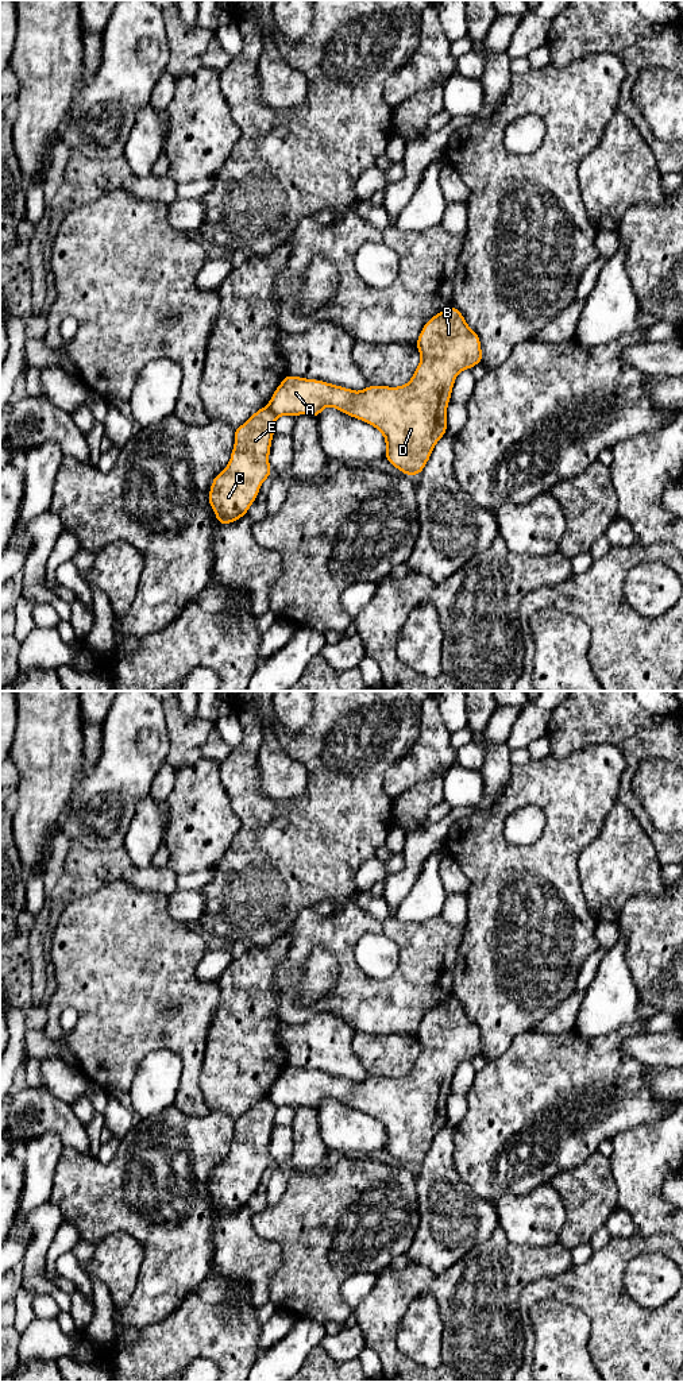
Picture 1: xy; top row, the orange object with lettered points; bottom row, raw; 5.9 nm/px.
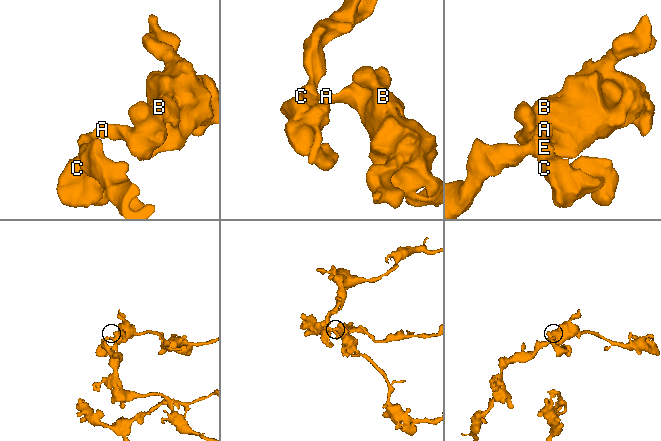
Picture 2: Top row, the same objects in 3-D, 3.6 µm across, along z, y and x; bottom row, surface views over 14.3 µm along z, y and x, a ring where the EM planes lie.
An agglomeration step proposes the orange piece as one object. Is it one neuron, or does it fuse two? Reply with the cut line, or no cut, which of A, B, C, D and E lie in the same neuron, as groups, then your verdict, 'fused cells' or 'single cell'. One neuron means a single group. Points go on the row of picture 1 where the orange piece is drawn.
cut in xy along (267, 406), (277, 416); A B D / C E; fused cells

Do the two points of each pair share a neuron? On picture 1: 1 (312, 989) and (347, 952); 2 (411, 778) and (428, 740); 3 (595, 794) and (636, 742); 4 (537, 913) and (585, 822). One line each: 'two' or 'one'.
1: two
2: one
3: two
4: one

